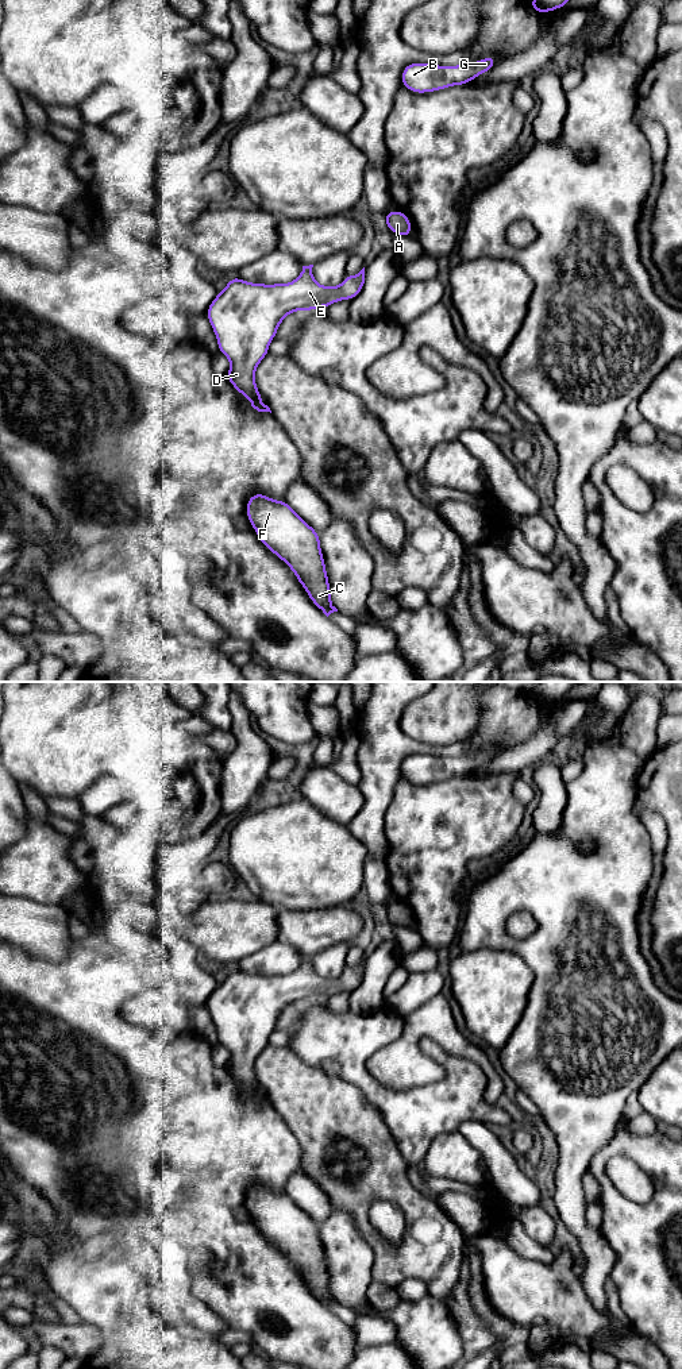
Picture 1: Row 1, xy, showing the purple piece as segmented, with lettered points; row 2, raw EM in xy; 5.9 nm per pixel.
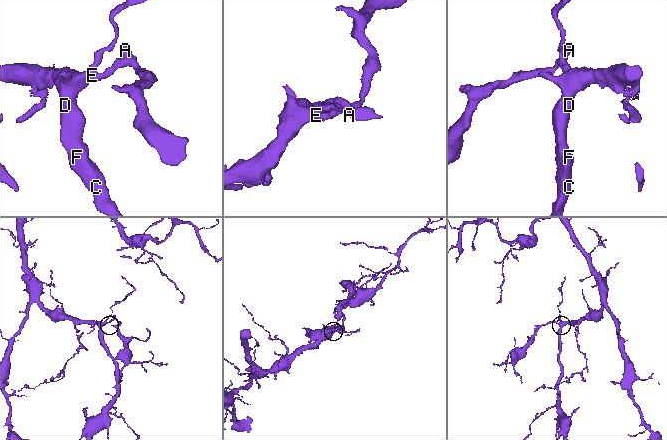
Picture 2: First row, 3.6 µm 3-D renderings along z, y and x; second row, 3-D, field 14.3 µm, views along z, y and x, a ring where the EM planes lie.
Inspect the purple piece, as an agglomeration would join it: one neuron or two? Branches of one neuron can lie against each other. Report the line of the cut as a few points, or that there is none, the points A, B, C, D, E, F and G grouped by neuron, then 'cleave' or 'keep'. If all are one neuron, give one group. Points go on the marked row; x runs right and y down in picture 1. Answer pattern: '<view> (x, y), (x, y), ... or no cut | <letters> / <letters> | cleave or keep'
no cut | A B C D E F G | keep

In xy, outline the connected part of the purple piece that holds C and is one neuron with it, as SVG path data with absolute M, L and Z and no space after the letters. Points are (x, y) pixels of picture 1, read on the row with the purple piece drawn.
M262 493L253 494L247 501L246 516L263 545L286 563L309 599L328 617L338 612L332 605L330 581L320 548L320 535L307 524L286 501L269 498Z

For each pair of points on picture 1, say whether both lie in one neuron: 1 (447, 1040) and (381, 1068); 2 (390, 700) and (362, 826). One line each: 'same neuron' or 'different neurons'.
1: same neuron
2: same neuron

